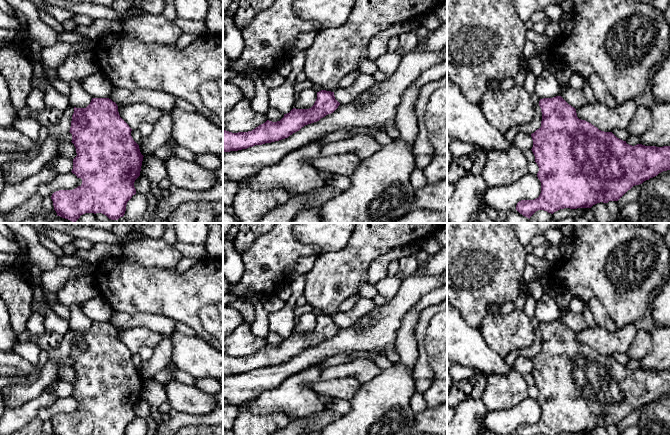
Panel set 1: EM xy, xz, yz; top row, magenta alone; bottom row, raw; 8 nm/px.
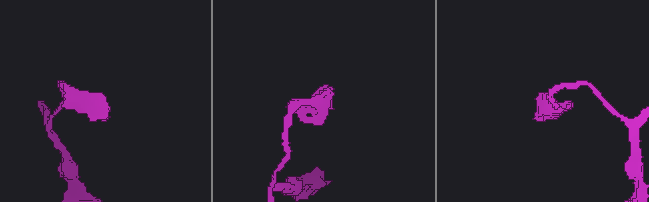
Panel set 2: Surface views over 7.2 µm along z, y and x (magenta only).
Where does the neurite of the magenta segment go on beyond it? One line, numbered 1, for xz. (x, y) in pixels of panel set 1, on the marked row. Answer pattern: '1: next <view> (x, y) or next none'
1: next none

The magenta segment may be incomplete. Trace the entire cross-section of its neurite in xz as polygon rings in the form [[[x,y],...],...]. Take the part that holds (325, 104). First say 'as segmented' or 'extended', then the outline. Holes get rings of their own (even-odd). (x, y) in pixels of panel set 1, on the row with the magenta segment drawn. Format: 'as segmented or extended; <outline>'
as segmented; [[[321,90],[317,99],[309,109],[293,108],[277,122],[267,120],[252,131],[232,133],[223,129],[223,153],[247,149],[288,138],[305,125],[319,121],[333,113],[340,103],[335,99],[334,92]]]

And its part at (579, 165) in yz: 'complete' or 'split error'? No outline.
complete

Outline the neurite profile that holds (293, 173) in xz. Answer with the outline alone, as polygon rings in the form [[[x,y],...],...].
[[[322,138],[287,153],[280,161],[260,169],[238,182],[239,186],[248,185],[254,190],[285,189],[291,196],[321,188],[326,182],[320,176],[318,168],[308,161],[319,158],[325,145]]]

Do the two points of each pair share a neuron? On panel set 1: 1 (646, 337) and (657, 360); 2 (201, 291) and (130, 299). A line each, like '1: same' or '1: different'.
1: different
2: same

